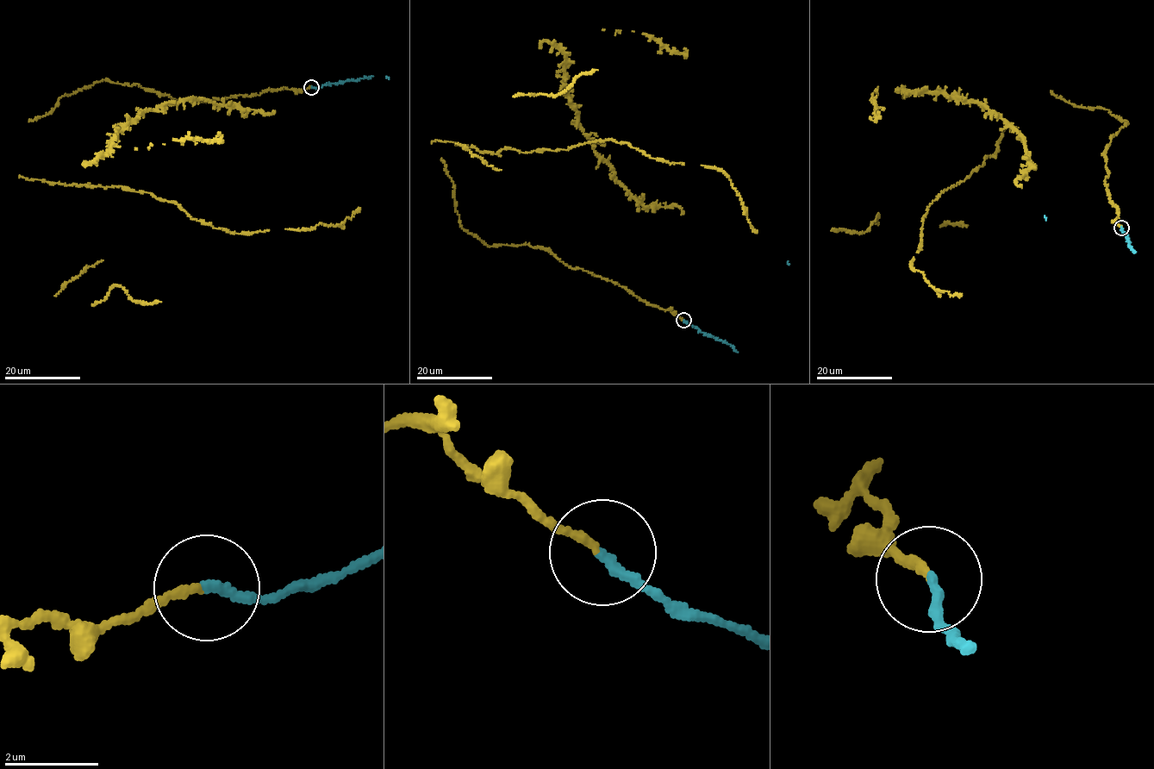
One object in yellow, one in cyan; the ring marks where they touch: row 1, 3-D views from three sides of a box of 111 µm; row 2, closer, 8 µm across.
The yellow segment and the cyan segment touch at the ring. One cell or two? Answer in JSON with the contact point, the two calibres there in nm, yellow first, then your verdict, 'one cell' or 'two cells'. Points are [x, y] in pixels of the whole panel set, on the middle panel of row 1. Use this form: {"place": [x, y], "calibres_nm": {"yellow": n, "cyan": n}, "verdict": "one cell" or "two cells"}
{"place": [683, 320], "calibres_nm": {"yellow": 160, "cyan": 200}, "verdict": "two cells"}

